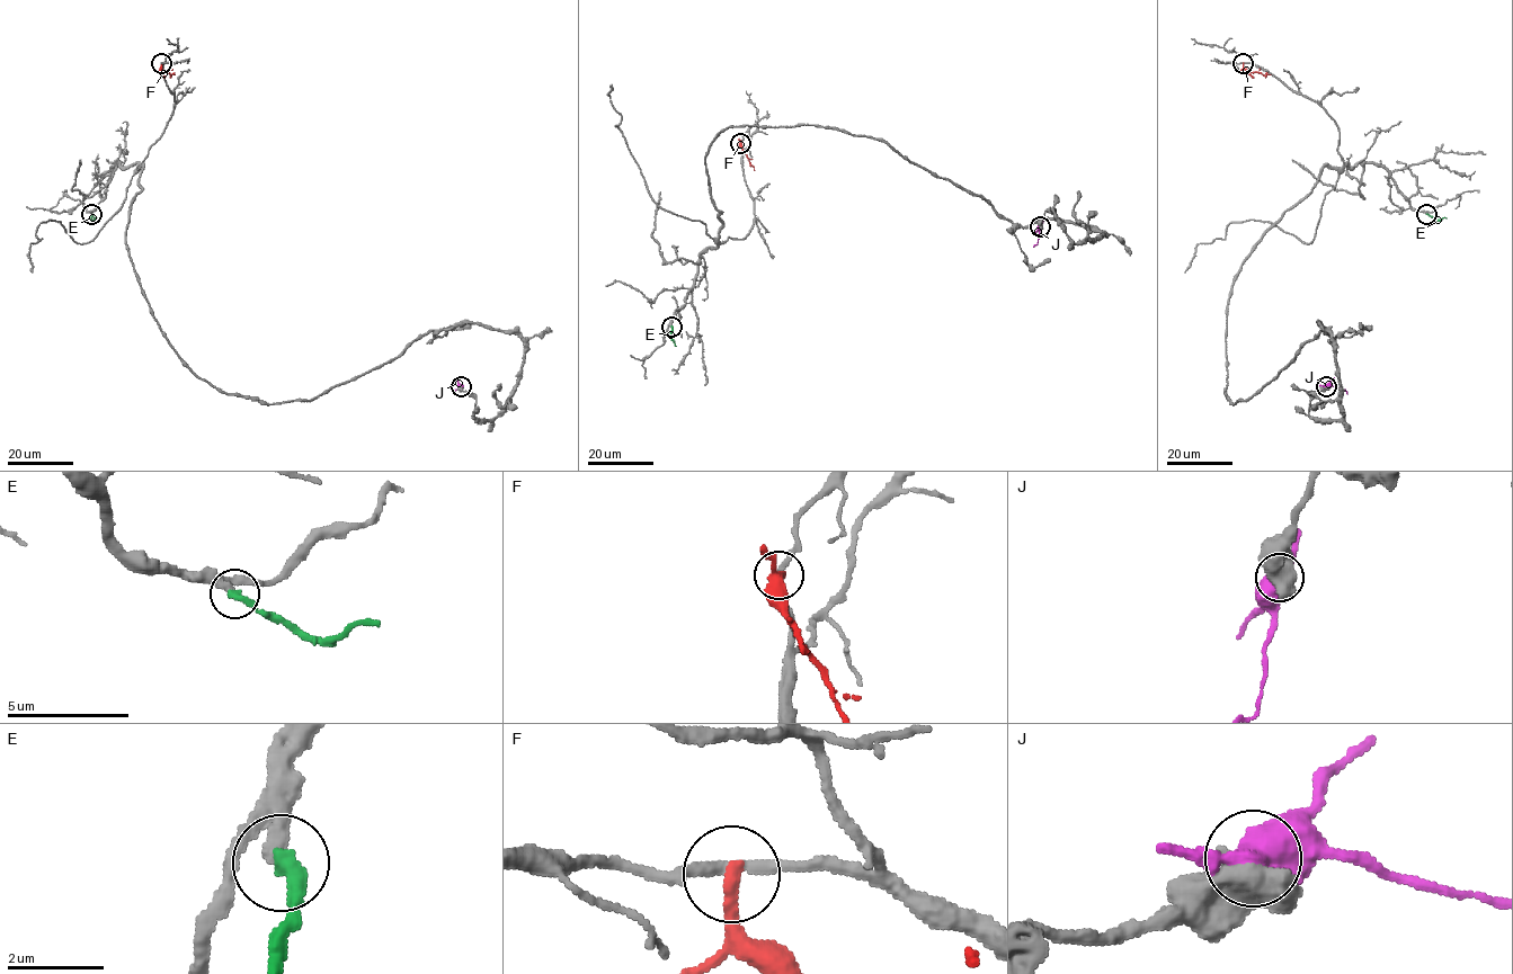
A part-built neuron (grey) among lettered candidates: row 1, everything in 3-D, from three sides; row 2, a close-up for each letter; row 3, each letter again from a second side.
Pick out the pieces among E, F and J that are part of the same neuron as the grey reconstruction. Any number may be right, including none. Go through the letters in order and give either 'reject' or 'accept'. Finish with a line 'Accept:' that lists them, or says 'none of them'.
E: reject
F: reject
J: reject
Accept: none of them

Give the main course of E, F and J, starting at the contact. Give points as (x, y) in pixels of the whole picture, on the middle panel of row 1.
E: (670, 327), (676, 346)
F: (740, 142), (754, 170)
J: (1040, 225), (1033, 247)

